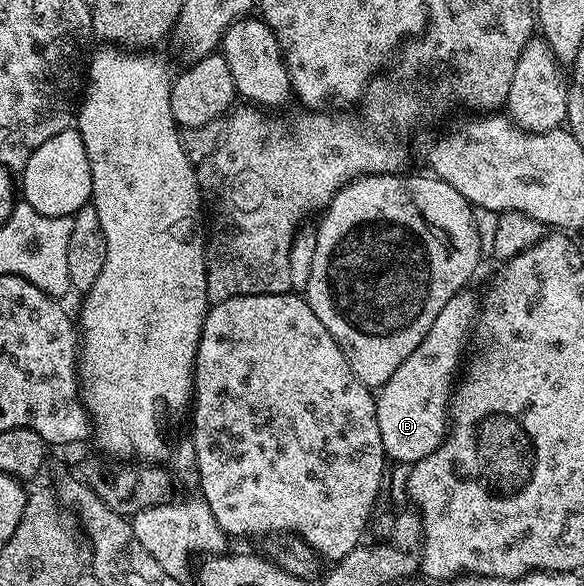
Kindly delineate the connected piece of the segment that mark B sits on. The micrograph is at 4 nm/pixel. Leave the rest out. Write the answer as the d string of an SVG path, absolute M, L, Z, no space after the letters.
M467 293L455 294L453 300L449 300L445 308L441 308L425 340L421 340L421 344L417 344L417 348L409 352L401 368L397 368L393 376L389 376L387 383L378 387L375 394L377 429L381 431L383 453L392 463L419 462L429 456L429 452L436 450L449 433L451 391L464 361L463 349L467 342L469 346L477 317L476 295L474 298Z

